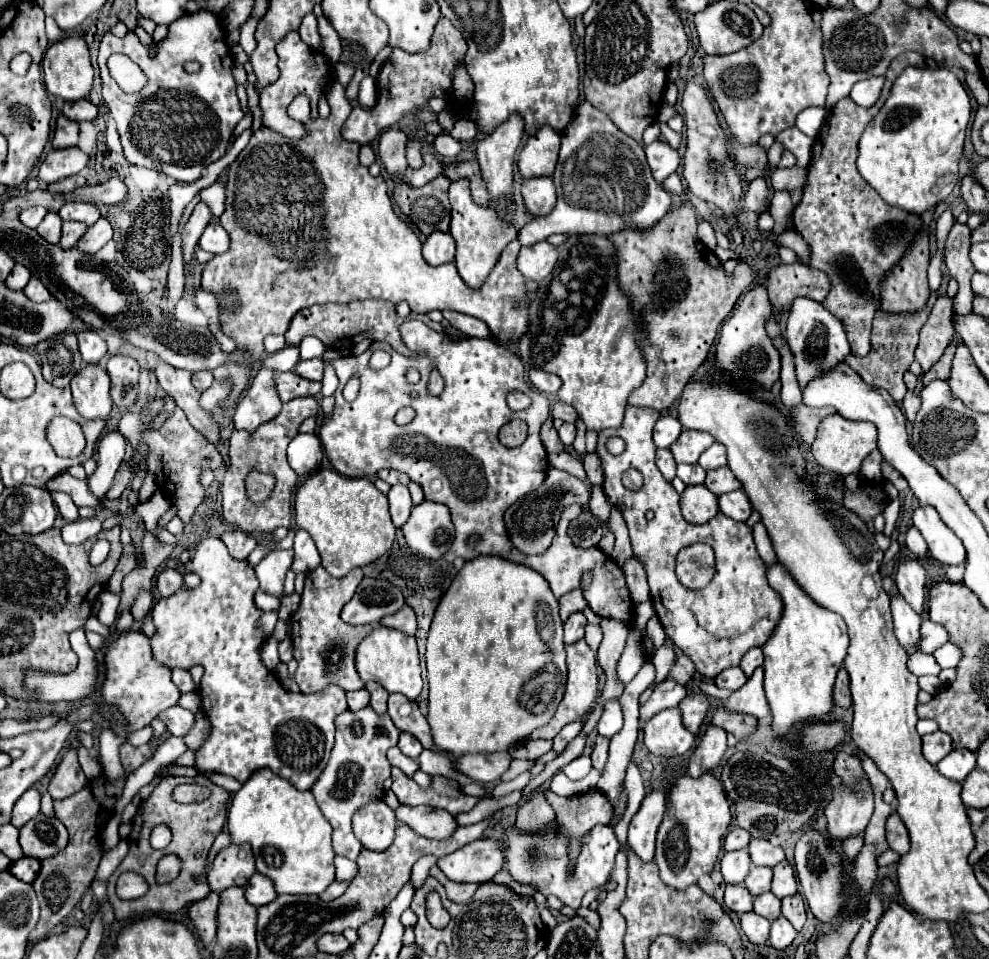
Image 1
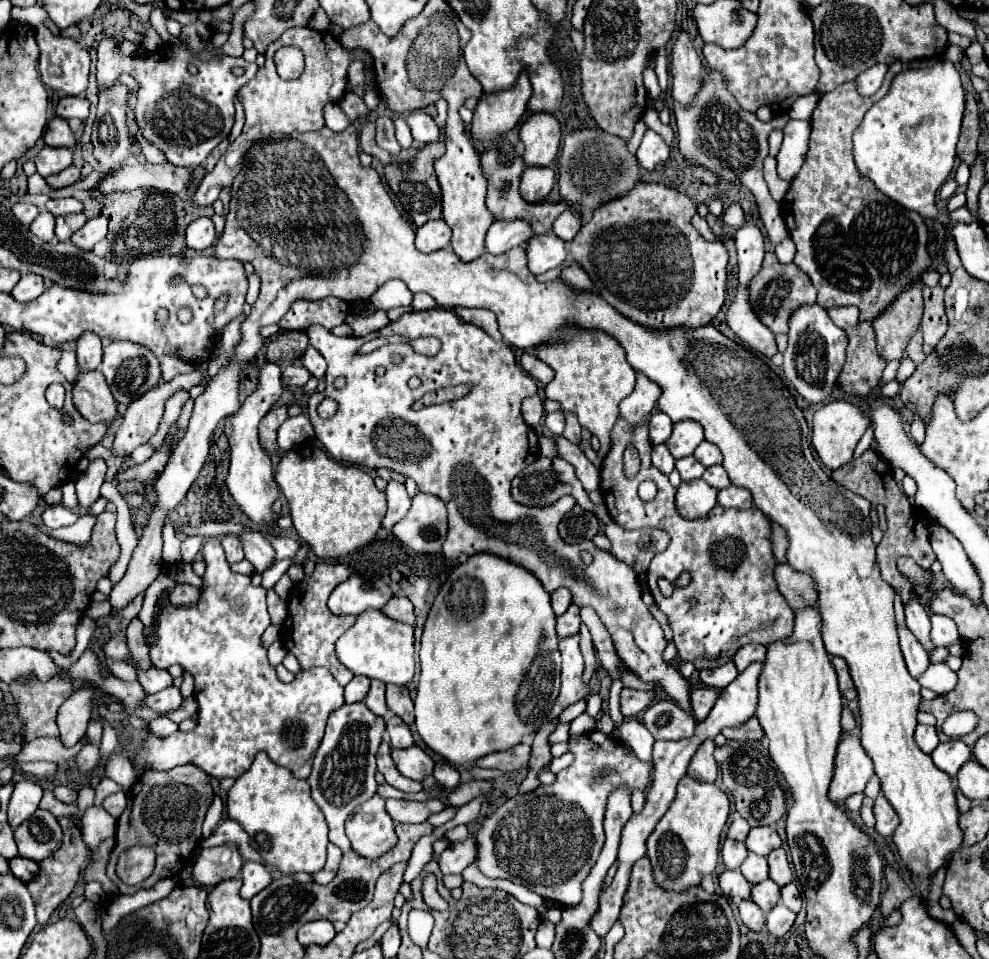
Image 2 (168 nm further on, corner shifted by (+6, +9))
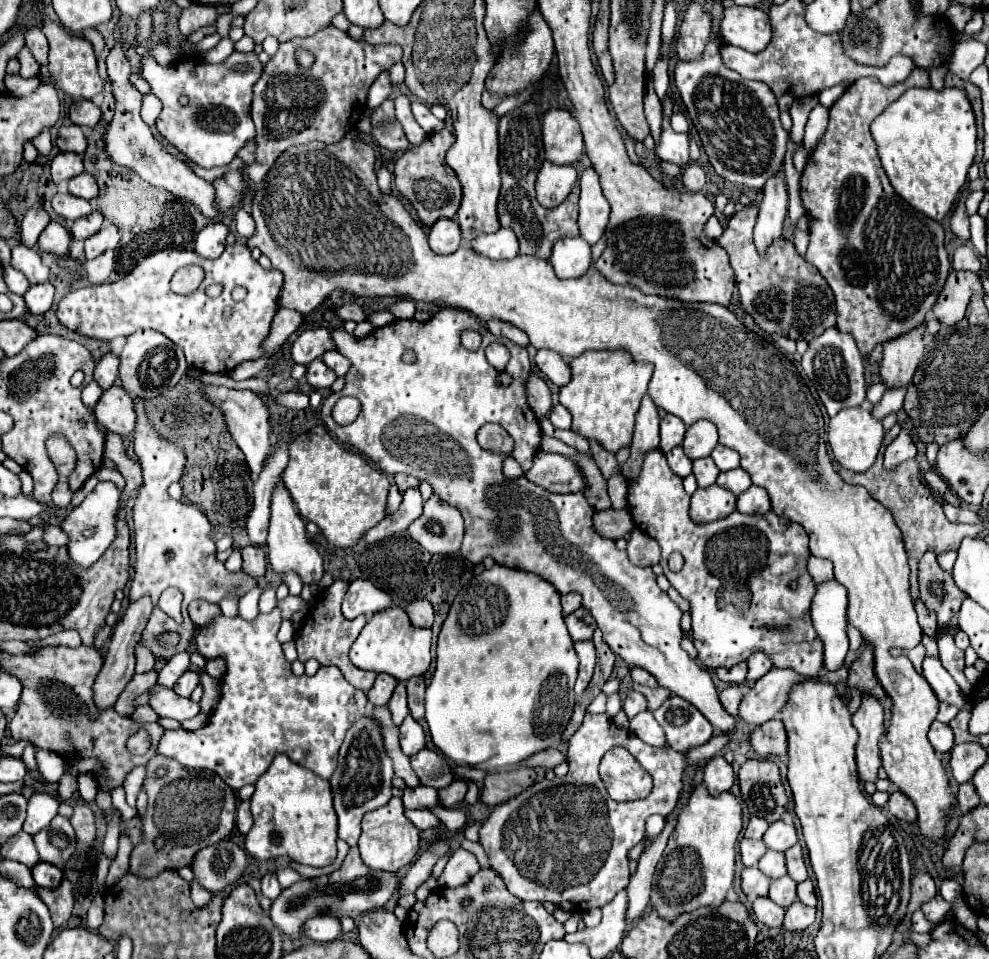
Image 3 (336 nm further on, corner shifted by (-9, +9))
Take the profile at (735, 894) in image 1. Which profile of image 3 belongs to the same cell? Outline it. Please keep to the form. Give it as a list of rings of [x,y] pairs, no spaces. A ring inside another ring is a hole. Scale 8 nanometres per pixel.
[[[756,866],[742,870],[742,892],[746,896],[750,896],[750,898],[768,896],[768,884],[770,884],[770,880],[764,878],[764,874]]]

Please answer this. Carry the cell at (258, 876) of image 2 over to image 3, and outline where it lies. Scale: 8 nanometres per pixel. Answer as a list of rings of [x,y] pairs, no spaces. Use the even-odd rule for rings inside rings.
[[[272,870],[266,872],[260,882],[262,882],[262,896],[266,896],[270,900],[274,900],[282,890],[282,886],[280,886],[280,882],[276,878],[276,872],[272,872]]]

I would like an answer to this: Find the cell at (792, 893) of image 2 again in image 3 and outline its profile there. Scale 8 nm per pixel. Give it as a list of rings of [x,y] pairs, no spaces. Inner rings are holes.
[[[804,880],[798,884],[798,900],[806,906],[816,906],[816,892],[812,880]]]

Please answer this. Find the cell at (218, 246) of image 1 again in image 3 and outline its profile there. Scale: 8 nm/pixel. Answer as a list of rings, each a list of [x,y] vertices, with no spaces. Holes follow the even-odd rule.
[[[210,222],[200,230],[194,250],[204,258],[218,258],[226,248],[226,236],[228,228],[222,222]]]

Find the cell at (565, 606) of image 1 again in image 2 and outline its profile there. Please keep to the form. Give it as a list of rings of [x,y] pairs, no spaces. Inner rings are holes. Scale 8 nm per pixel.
[[[561,588],[561,590],[555,590],[551,594],[551,606],[553,606],[553,612],[555,616],[561,616],[571,604],[571,592],[567,588]]]

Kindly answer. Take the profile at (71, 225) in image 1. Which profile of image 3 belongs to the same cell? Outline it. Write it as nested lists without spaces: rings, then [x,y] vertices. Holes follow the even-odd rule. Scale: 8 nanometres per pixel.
[[[92,212],[92,214],[88,214],[88,216],[84,216],[84,218],[80,218],[80,220],[74,222],[74,226],[72,226],[72,236],[74,236],[76,240],[86,240],[86,238],[90,238],[92,234],[96,234],[96,232],[102,228],[102,224],[104,224],[102,214],[100,214],[100,212]]]

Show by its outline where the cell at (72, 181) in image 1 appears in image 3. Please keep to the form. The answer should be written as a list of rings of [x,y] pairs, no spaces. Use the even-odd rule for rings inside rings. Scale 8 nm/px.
[[[88,172],[72,178],[72,182],[68,182],[68,190],[70,190],[70,194],[86,198],[86,200],[92,200],[94,196],[98,196],[98,184],[96,184],[94,176]]]

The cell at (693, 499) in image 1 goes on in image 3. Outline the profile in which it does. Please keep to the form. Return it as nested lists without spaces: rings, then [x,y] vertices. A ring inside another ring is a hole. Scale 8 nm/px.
[[[716,484],[708,488],[698,488],[692,494],[690,518],[698,524],[712,522],[718,518],[726,518],[736,508],[736,496]]]

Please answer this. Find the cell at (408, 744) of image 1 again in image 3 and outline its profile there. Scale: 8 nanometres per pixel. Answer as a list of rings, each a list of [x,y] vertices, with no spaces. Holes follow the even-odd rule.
[[[408,714],[408,718],[404,718],[404,722],[400,724],[400,746],[402,746],[402,752],[406,756],[412,756],[416,754],[418,750],[424,748],[424,730],[422,726]]]

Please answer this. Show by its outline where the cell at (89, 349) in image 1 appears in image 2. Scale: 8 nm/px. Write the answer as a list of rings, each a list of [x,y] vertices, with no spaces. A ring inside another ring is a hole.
[[[83,334],[77,340],[77,362],[83,372],[97,370],[103,358],[103,348],[101,348],[101,338],[97,334]]]

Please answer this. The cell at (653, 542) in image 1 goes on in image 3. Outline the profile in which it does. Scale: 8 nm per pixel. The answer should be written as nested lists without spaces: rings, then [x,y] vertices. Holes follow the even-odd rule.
[[[648,450],[648,458],[644,458],[644,470],[640,470],[640,478],[636,478],[636,482],[628,480],[628,512],[636,524],[636,528],[640,528],[642,532],[646,532],[648,536],[656,538],[660,548],[662,548],[662,560],[660,560],[660,566],[664,568],[664,576],[668,578],[668,582],[672,584],[672,588],[678,590],[678,594],[682,598],[686,598],[690,602],[690,614],[692,614],[692,640],[694,640],[694,646],[698,650],[698,662],[710,670],[716,670],[716,668],[732,668],[744,660],[748,660],[754,652],[764,652],[766,656],[770,656],[774,660],[774,666],[778,668],[792,668],[796,670],[798,674],[802,676],[808,676],[808,678],[814,678],[818,676],[818,672],[822,670],[822,652],[824,652],[824,646],[820,644],[820,638],[812,626],[812,620],[810,620],[810,600],[814,596],[814,582],[806,570],[806,560],[810,556],[808,552],[808,534],[804,532],[802,526],[798,526],[796,522],[790,522],[788,518],[782,518],[774,512],[768,512],[768,514],[740,514],[738,510],[734,510],[730,516],[726,518],[720,518],[720,520],[714,520],[714,522],[708,522],[708,524],[696,524],[692,522],[692,518],[688,516],[688,506],[690,506],[690,496],[684,492],[682,488],[682,478],[676,476],[670,468],[668,468],[668,462],[664,458],[664,454],[660,450]],[[672,552],[680,552],[684,556],[684,566],[680,572],[670,572],[668,570],[668,556]]]

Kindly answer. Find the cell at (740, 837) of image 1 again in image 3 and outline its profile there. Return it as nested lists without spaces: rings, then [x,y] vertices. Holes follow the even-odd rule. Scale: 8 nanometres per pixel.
[[[752,816],[752,818],[750,818],[750,822],[748,822],[748,828],[746,828],[744,836],[748,836],[748,838],[754,838],[754,840],[762,840],[762,836],[764,836],[766,828],[768,828],[768,822],[764,822],[762,818],[756,818],[756,816]]]

